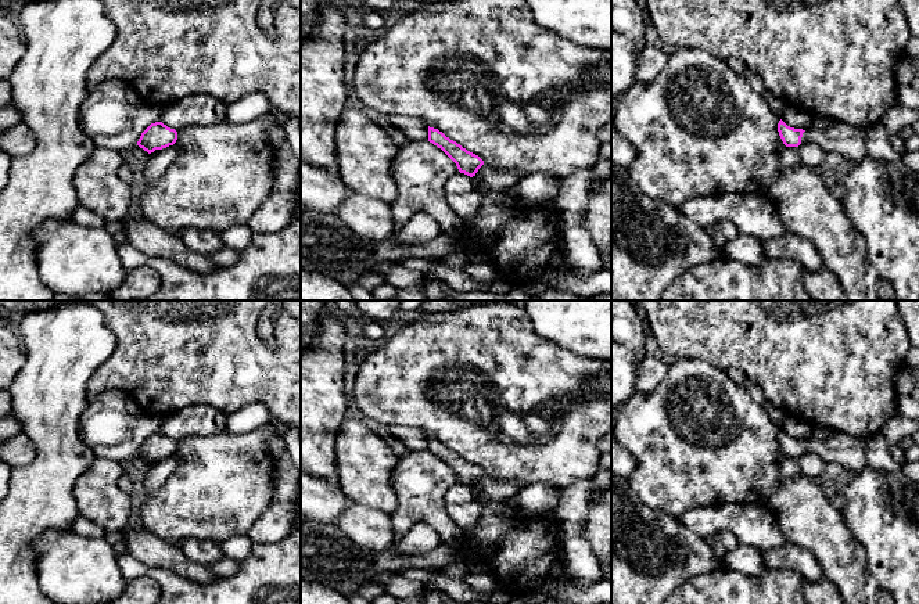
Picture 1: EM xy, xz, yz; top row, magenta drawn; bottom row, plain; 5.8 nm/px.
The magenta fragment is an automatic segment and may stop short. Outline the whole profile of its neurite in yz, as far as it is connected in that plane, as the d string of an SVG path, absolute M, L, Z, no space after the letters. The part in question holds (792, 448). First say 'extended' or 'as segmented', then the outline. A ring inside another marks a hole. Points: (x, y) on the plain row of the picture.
extended; M780 429L778 442L786 457L798 457L803 453L814 453L819 456L825 464L839 464L851 475L855 475L868 467L866 439L844 432L833 432L826 441L815 438L803 441L790 438Z

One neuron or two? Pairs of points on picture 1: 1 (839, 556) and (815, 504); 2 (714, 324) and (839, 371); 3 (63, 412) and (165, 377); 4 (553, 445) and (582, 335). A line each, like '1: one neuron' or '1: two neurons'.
1: one neuron
2: one neuron
3: two neurons
4: two neurons

